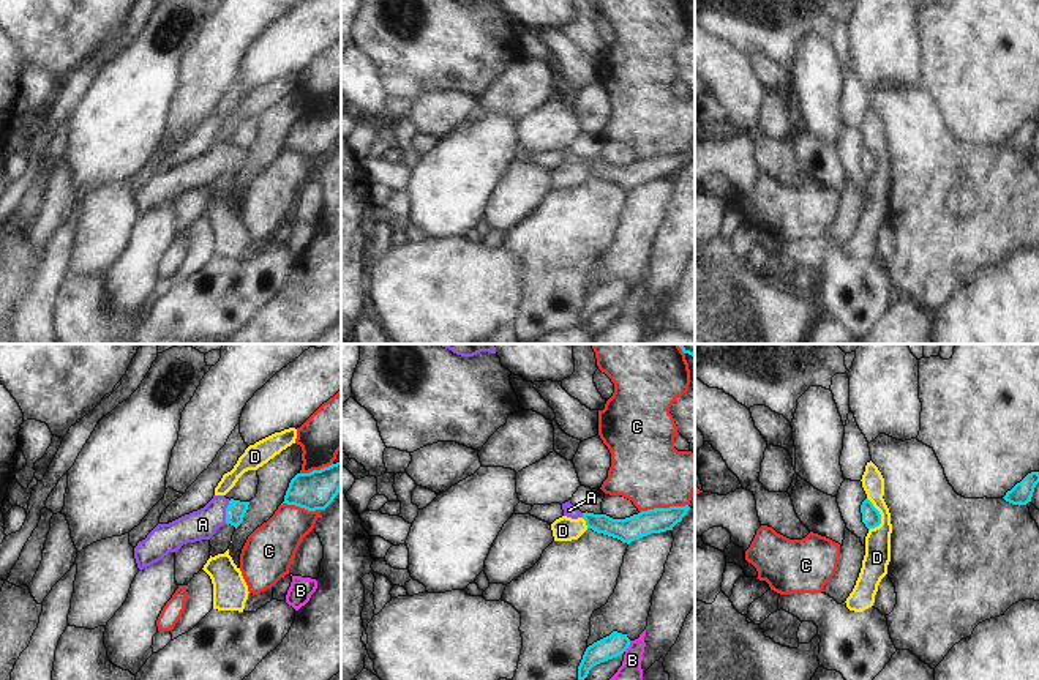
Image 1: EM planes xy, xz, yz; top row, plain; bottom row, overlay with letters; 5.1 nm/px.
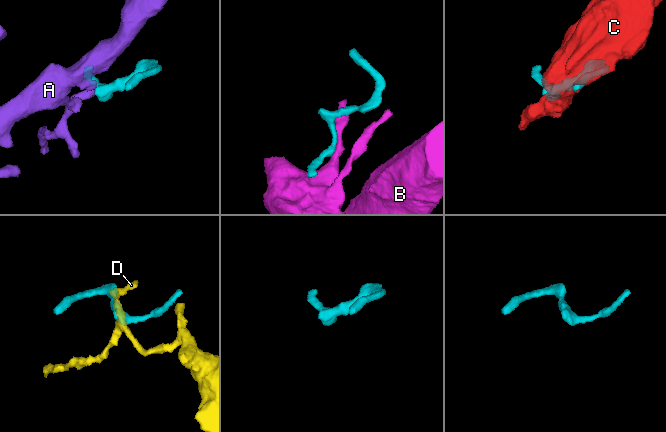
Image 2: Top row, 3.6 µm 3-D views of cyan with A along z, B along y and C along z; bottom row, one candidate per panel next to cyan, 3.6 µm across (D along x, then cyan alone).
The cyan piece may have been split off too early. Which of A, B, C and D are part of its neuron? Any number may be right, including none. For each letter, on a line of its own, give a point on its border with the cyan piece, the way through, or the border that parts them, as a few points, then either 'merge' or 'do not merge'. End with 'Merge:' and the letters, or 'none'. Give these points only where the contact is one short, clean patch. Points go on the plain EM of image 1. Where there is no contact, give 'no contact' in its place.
A: contact xy (226, 158); way xy (236, 156), (226, 158), (215, 160), (202, 171); merge
B: contact xz (629, 291); border xz (630, 287), (624, 297); do not merge
C: contact xz (663, 155); do not merge
D: contact yz (880, 163); border yz (867, 144), (880, 161), (880, 169), (869, 177); do not merge
Merge: A

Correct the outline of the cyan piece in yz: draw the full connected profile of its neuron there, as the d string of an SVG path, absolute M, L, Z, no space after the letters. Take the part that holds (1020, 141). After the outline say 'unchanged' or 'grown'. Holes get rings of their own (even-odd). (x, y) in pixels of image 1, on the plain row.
M1031 118L1011 137L1007 137L1003 145L1012 151L1018 153L1026 151L1028 148L1031 148L1037 129L1039 129L1039 118Z; unchanged

